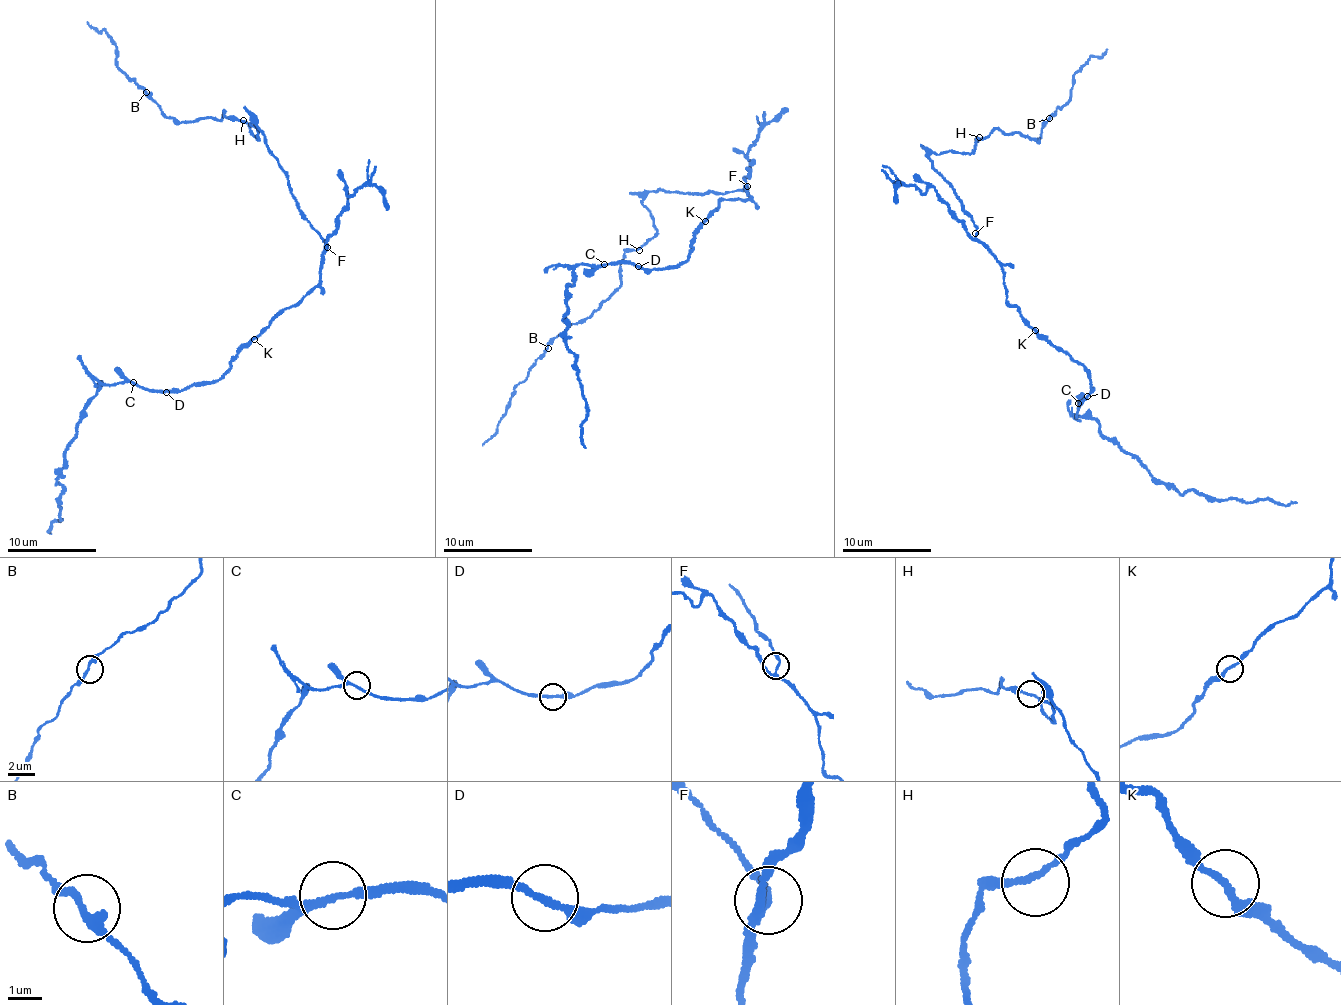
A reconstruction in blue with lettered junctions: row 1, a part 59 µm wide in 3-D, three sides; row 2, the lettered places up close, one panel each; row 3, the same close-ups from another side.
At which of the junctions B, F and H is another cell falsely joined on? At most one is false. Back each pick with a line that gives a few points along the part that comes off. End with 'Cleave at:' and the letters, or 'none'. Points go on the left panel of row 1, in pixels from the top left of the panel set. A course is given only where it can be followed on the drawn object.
F: Course of the part to remove: (328, 247), (318, 282), (216, 380), (178, 391), (101, 385), (85, 406), (57, 483), (61, 518), (51, 533)
Cleave at: F

